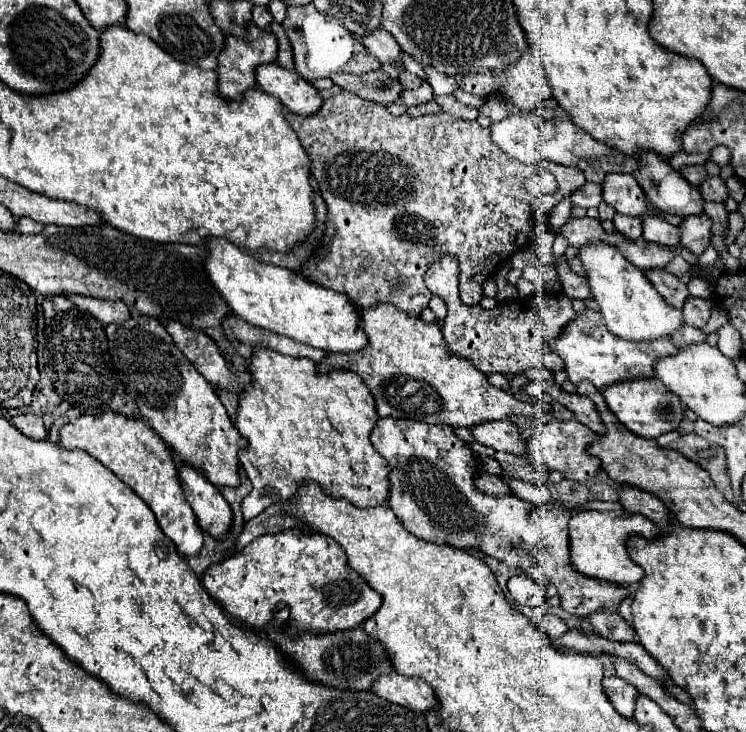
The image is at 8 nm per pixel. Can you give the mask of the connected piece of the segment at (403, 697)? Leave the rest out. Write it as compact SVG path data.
M392 672L388 676L380 676L374 682L372 690L380 698L400 704L412 712L428 714L438 708L434 690L422 678L406 678L406 676Z

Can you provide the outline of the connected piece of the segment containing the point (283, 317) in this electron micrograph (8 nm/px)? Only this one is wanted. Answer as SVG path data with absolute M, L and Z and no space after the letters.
M212 238L206 248L206 272L238 318L326 352L348 354L368 346L368 338L360 328L360 310L348 296L322 288L288 268L258 262L228 240Z

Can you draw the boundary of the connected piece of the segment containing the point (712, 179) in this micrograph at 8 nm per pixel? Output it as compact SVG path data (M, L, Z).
M708 176L704 180L704 184L700 184L700 190L702 190L704 200L708 200L708 202L726 202L730 196L726 182L718 176Z

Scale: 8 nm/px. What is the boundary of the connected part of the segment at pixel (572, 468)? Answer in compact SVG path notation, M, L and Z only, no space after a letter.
M552 420L550 426L546 426L542 432L534 434L528 440L528 460L538 468L544 466L548 470L558 470L564 474L564 478L584 482L594 478L600 470L600 460L588 454L588 446L592 444L592 440L596 440L596 434L578 420L570 420L570 422Z

